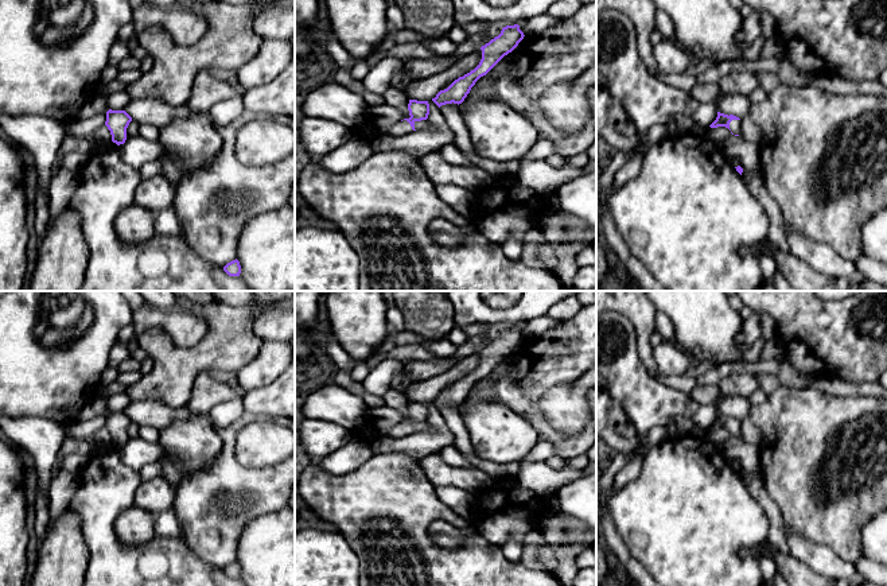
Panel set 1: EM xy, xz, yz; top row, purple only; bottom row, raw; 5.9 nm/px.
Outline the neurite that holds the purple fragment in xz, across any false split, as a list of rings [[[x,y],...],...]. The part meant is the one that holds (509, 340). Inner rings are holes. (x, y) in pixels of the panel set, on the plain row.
[[[518,326],[506,327],[501,335],[481,349],[482,361],[479,366],[455,381],[447,391],[440,392],[432,403],[440,410],[446,405],[462,405],[475,384],[486,377],[505,357],[511,354],[524,341]]]

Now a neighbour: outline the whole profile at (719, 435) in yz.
[[[705,428],[704,438],[709,439],[715,445],[720,445],[721,442],[731,438],[731,432],[725,428],[711,430]]]

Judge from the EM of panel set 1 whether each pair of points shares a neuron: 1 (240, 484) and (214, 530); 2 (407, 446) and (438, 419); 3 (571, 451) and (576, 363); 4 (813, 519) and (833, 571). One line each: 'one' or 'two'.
1: one
2: one
3: one
4: two

